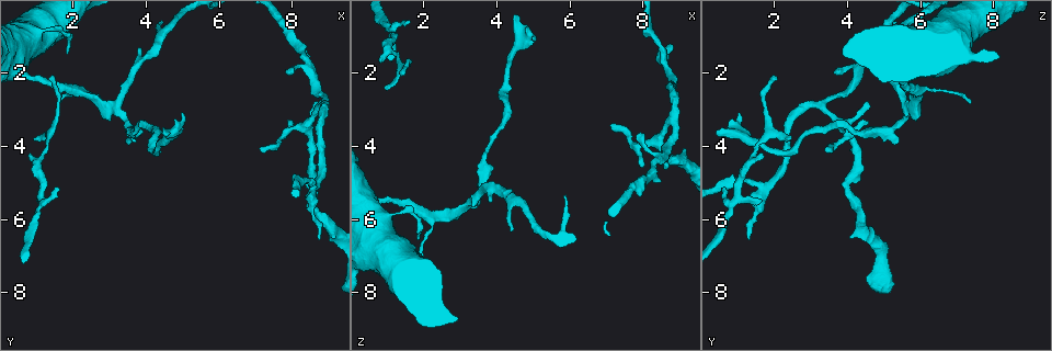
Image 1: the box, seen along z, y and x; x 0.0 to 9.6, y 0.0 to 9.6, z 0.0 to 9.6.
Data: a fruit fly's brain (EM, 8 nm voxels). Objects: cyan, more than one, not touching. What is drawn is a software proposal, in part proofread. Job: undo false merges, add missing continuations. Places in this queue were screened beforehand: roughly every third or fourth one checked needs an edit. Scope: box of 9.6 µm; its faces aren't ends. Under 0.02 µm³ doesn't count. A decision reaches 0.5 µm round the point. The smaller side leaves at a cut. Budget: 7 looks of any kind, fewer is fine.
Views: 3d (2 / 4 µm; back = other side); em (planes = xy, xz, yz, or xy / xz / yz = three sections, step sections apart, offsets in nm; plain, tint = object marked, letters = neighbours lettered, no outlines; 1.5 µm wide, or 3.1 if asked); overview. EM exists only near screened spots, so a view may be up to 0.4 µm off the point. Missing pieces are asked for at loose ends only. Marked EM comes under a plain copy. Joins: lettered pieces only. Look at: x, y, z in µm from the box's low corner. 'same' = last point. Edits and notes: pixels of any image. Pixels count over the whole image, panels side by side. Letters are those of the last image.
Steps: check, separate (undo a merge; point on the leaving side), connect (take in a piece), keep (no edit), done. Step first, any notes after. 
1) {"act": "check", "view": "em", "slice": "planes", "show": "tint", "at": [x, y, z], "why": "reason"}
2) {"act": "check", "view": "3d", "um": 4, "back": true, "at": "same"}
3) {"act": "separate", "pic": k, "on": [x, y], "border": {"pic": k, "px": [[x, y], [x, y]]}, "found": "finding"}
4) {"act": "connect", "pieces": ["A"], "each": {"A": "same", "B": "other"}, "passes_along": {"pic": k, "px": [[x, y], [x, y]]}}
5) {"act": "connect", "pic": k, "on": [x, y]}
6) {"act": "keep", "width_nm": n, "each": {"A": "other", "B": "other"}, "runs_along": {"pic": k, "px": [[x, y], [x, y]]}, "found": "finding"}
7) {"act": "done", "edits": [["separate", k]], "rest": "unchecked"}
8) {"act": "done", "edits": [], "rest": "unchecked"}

{"act": "check", "view": "3d", "um": 2, "at": [7.10, 4.10, 3.35], "why": "branch stops here"}

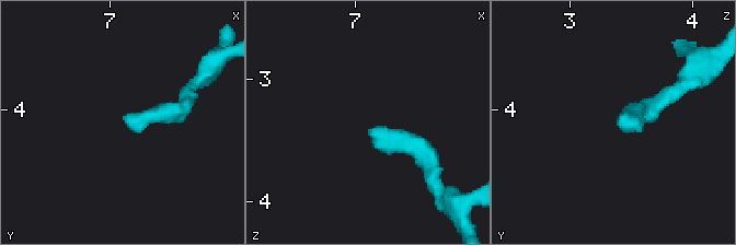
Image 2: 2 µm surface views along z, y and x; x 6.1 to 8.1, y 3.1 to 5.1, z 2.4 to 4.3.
{"act": "check", "view": "em", "slice": "xz", "step": 4, "show": "tint", "at": [7.14, 4.12, 3.40], "why": "need the tissue"}

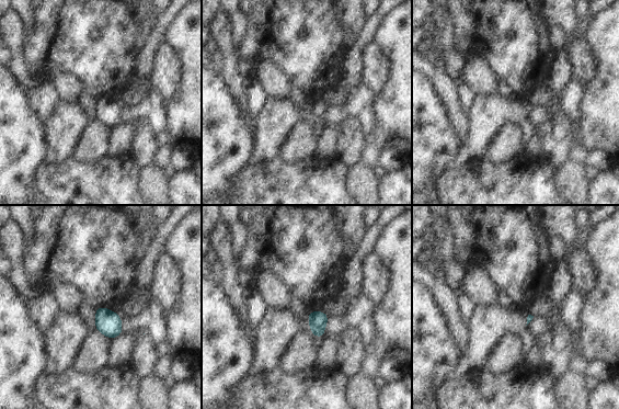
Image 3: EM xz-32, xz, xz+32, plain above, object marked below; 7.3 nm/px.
{"act": "check", "view": "em", "slice": "yz", "step": 8, "show": "letters", "at": "same"}

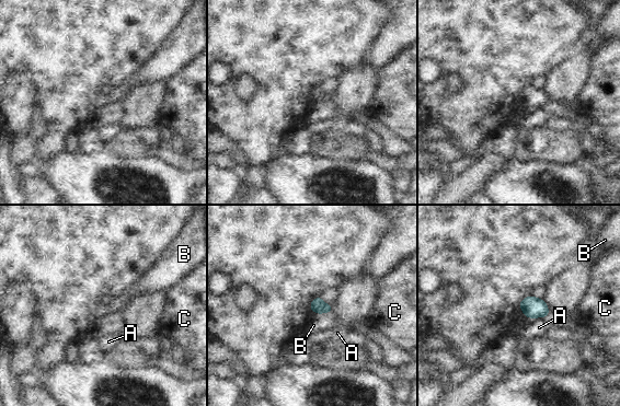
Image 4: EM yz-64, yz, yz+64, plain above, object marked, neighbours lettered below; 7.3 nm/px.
{"act": "keep", "each": {"A": "other", "B": "other", "C": "other"}, "border": {"pic": 4, "px": [[332, 311], [317, 314]]}, "found": "no lettered piece goes on from it"}

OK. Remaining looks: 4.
{"act": "check", "view": "em", "slice": "planes", "show": "tint", "at": [8.80, 2.95, 3.30], "why": "branch point"}

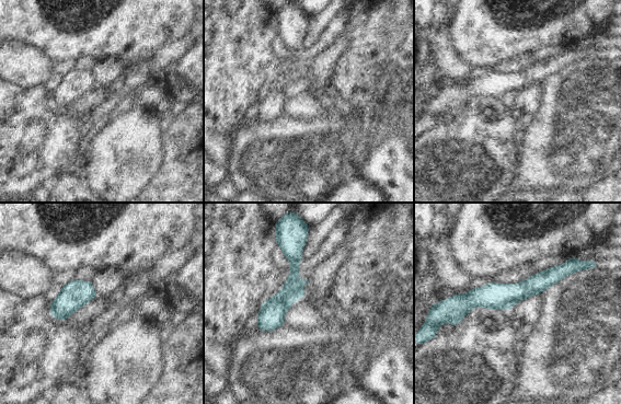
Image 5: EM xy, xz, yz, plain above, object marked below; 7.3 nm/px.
{"act": "check", "view": "em", "slice": "planes", "show": "letters", "at": "same"}

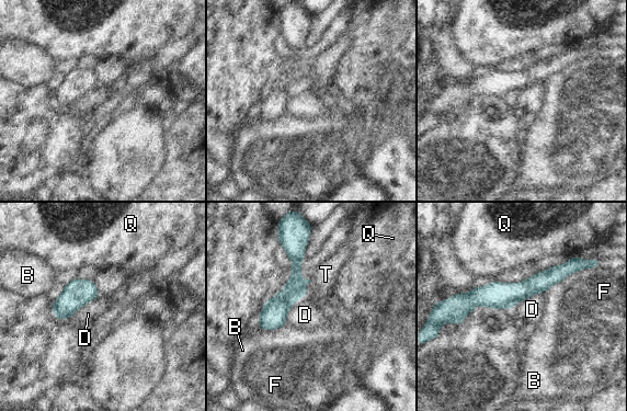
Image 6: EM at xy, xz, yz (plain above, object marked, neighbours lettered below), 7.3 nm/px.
{"act": "keep", "each": {"B": "other", "D": "other", "F": "other", "Q": "other", "T": "other"}, "border": {"pic": 6, "px": [[305, 296], [288, 311], [285, 323]]}, "found": "continuous, no second neuron"}

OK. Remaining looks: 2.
{"act": "check", "view": "em", "slice": "yz", "step": 8, "show": "tint", "at": [3.20, 3.00, 5.65], "why": "three arms meet"}

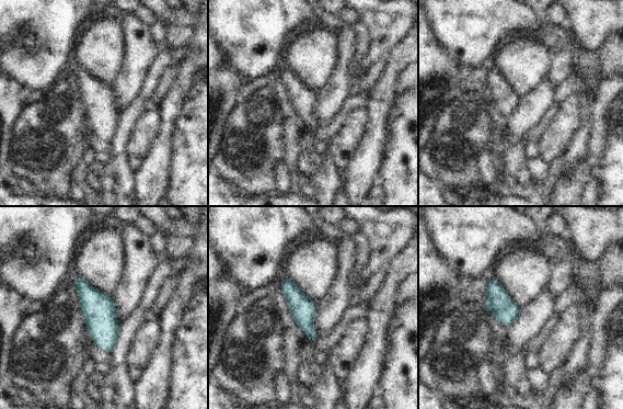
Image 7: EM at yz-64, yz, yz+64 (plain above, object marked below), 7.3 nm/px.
{"act": "check", "view": "em", "slice": "planes", "show": "letters", "at": "same"}

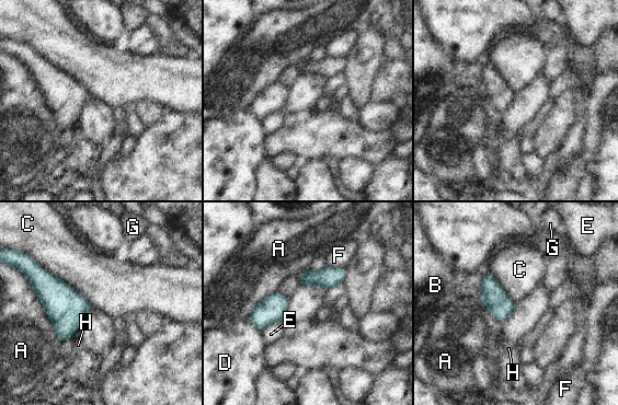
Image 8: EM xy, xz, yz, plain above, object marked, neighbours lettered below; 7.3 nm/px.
{"act": "keep", "longest_contact_nm": ["C", 550], "each": {"A": "other", "B": "other", "C": "other", "D": "other", "E": "other", "F": "other", "G": "other", "H": "other"}, "border": {"pic": 8, "px": [[36, 264], [67, 282], [93, 308]]}, "found": "continuous, no second neuron"}

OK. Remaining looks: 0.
{"act": "done", "edits": [], "rest": "unchecked"}

